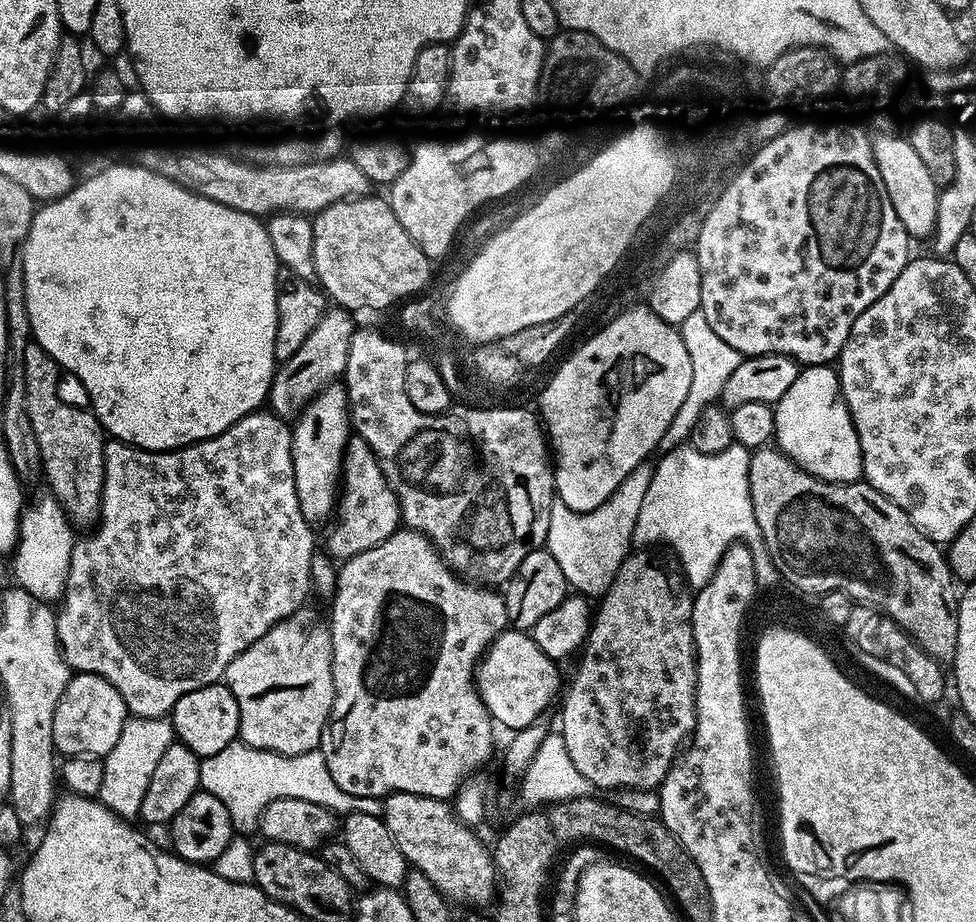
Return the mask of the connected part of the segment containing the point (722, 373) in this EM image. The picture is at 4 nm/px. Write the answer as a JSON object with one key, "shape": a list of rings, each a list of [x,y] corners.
{"shape":[[[701,310],[690,314],[690,317],[686,318],[678,331],[680,337],[683,338],[683,345],[686,346],[687,353],[690,354],[692,376],[690,390],[686,394],[685,401],[682,402],[682,406],[678,408],[670,426],[667,427],[666,433],[659,440],[657,451],[662,454],[685,445],[691,439],[694,426],[697,425],[702,410],[708,408],[723,395],[730,374],[744,359],[740,352],[734,351],[732,347],[727,347],[724,342],[717,338],[714,330],[710,330],[706,314]]]}

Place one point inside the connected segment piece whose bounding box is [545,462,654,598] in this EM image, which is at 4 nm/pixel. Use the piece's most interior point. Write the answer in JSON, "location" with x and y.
{"location":[590,547]}

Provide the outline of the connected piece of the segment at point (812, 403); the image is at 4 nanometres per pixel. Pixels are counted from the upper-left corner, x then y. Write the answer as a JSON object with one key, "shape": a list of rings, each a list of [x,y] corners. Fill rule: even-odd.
{"shape":[[[813,364],[805,367],[794,380],[794,386],[782,394],[774,406],[776,409],[775,443],[803,471],[832,484],[855,484],[864,474],[864,455],[856,427],[844,394],[840,391],[840,378],[835,367],[827,364]]]}

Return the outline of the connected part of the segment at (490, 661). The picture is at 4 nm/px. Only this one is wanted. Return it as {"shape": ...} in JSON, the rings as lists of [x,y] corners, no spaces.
{"shape":[[[505,630],[489,646],[477,667],[476,691],[497,725],[505,724],[509,730],[528,727],[545,715],[543,712],[560,688],[560,672],[556,668],[557,661],[542,654],[529,633]]]}

